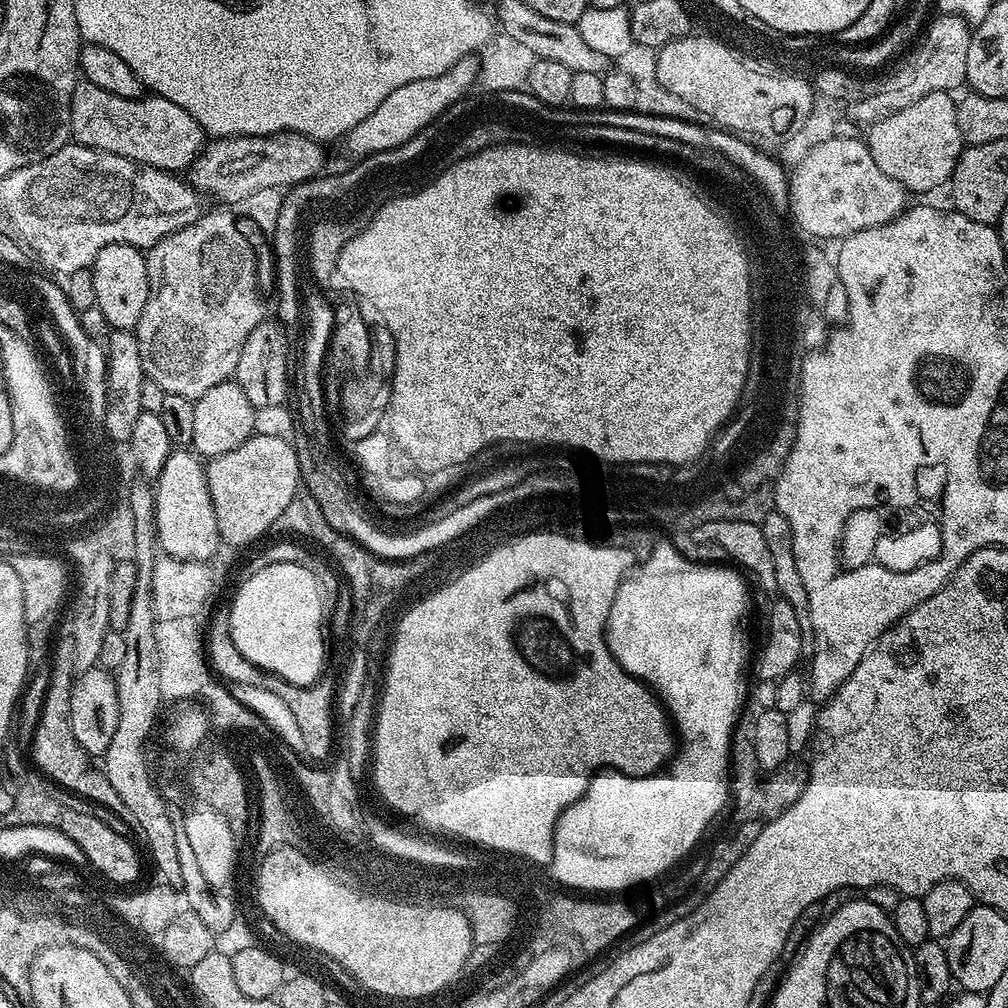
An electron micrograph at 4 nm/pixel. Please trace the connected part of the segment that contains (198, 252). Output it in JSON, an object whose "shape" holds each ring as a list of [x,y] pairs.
{"shape":[[[205,211],[193,224],[170,233],[146,252],[146,310],[142,310],[142,318],[134,329],[144,374],[147,379],[158,382],[165,393],[184,395],[193,402],[206,394],[210,386],[218,386],[218,382],[235,373],[238,354],[242,354],[250,330],[266,318],[256,289],[256,252],[236,225],[237,217],[233,216],[228,212]]]}

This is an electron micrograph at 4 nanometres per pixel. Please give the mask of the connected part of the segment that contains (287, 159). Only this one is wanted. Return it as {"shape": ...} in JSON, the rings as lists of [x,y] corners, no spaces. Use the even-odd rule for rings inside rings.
{"shape":[[[275,132],[269,136],[222,136],[204,144],[203,151],[187,169],[186,180],[205,197],[213,196],[236,206],[247,195],[266,187],[287,190],[320,176],[325,171],[324,152],[320,148],[323,148],[321,141],[297,132]]]}

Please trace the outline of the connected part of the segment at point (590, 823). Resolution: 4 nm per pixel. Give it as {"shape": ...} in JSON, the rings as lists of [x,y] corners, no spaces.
{"shape":[[[656,546],[653,550],[652,557],[648,560],[643,561],[635,570],[629,571],[628,575],[625,576],[624,581],[620,583],[618,586],[618,590],[614,594],[614,598],[612,599],[612,605],[610,606],[610,614],[608,615],[608,627],[606,629],[606,635],[608,638],[608,648],[614,654],[614,658],[625,668],[631,676],[636,677],[638,680],[643,680],[645,684],[648,685],[649,688],[652,689],[653,693],[657,697],[662,698],[662,703],[670,717],[671,723],[674,725],[675,731],[678,733],[678,751],[673,755],[670,763],[663,770],[650,775],[650,776],[625,776],[623,772],[617,772],[615,770],[601,770],[595,775],[593,775],[592,781],[588,783],[588,789],[584,791],[582,794],[582,798],[578,798],[574,801],[573,804],[567,808],[562,815],[558,818],[558,822],[556,823],[556,829],[554,830],[554,834],[552,835],[552,844],[558,844],[558,850],[588,850],[588,858],[598,858],[598,880],[600,880],[600,876],[602,876],[602,880],[628,880],[631,882],[633,886],[639,886],[643,880],[652,880],[655,876],[660,876],[663,874],[667,868],[672,868],[676,863],[679,862],[680,859],[683,858],[684,855],[687,854],[688,851],[691,850],[692,847],[695,846],[696,843],[700,840],[700,835],[703,834],[704,831],[707,830],[708,827],[712,824],[712,819],[715,818],[716,815],[719,814],[720,811],[725,808],[730,800],[730,790],[728,794],[728,747],[732,744],[732,731],[736,728],[736,719],[741,719],[742,716],[742,705],[746,700],[746,684],[744,688],[744,659],[747,658],[748,652],[744,649],[744,603],[748,600],[748,588],[744,585],[745,577],[741,575],[739,571],[735,567],[728,568],[732,566],[717,566],[715,563],[699,563],[695,559],[685,558],[679,554],[672,546],[666,546],[666,548],[662,548],[662,546]]]}

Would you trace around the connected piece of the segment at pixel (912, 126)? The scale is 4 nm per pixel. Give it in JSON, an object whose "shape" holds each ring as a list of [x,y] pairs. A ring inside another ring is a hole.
{"shape":[[[947,91],[926,94],[905,109],[870,124],[866,143],[878,170],[890,174],[909,193],[932,192],[949,183],[960,153],[966,145],[958,130],[957,101]]]}

